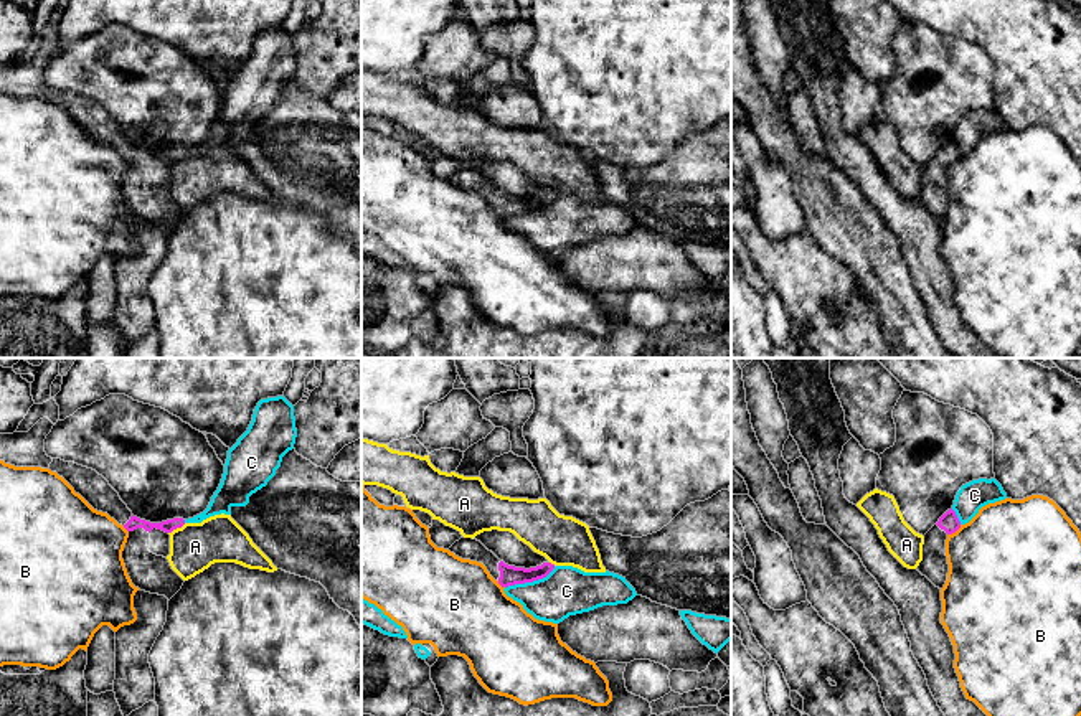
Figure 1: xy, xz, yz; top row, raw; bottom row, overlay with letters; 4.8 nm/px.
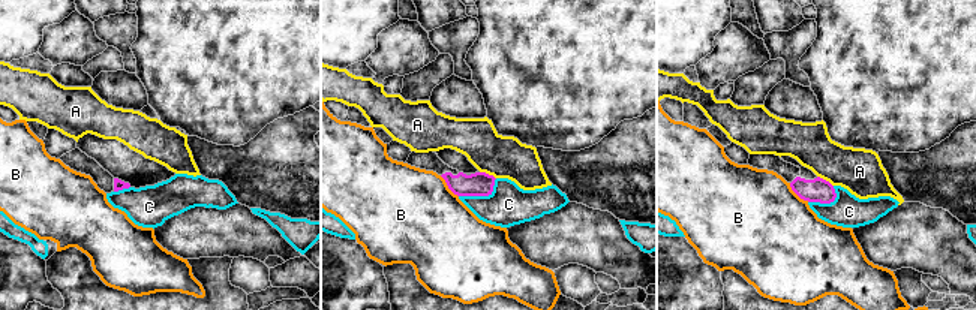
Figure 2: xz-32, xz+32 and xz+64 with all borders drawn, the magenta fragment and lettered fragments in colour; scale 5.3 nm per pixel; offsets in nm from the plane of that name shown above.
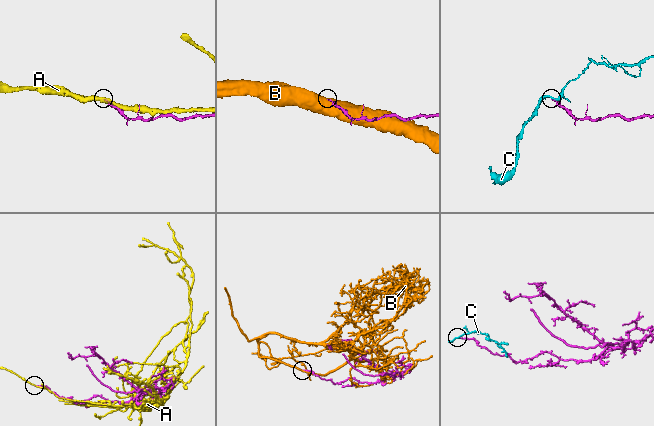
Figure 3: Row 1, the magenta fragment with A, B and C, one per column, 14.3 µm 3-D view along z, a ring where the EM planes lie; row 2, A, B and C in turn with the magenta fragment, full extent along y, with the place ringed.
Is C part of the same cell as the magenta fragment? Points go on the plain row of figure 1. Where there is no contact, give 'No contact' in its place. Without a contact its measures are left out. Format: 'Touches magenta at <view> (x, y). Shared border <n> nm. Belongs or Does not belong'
Touches magenta at xz (530, 211). Shared border 260 nm. Does not belong

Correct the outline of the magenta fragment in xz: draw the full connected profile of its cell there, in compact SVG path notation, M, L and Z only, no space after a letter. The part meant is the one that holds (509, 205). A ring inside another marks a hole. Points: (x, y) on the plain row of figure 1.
M464 167L456 172L449 181L462 190L482 193L502 218L543 210L555 200L555 195L551 193L543 193L541 196L530 200L508 196L492 181L489 181L480 172Z

